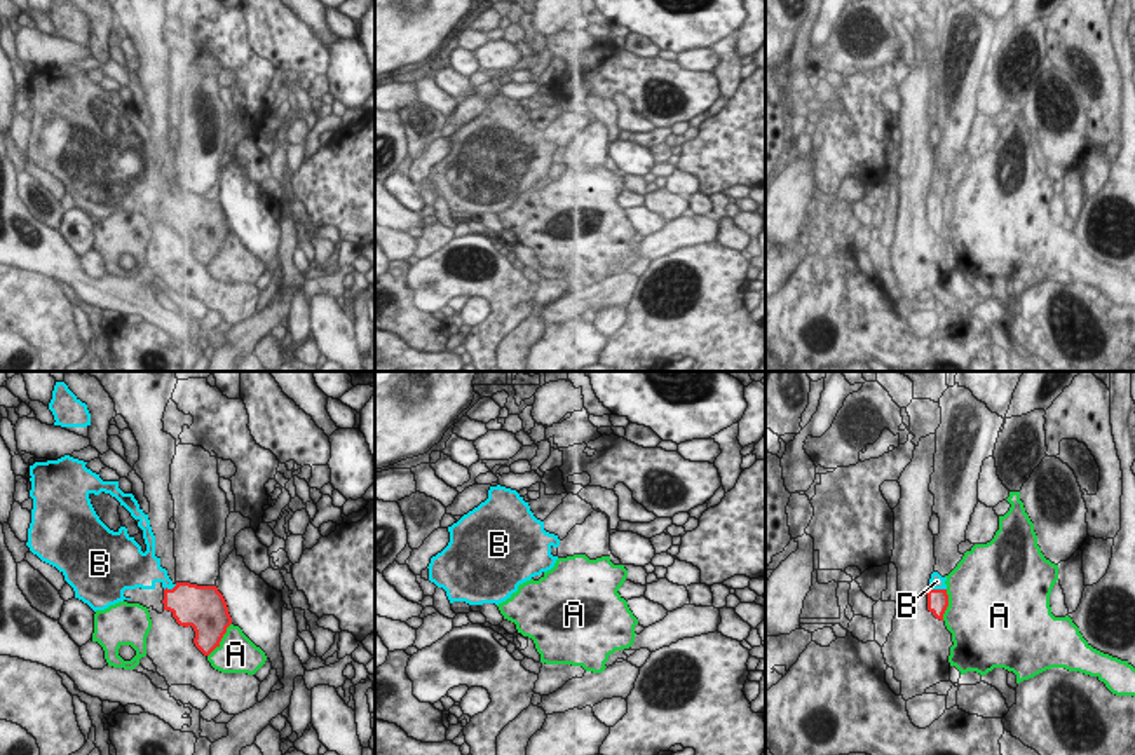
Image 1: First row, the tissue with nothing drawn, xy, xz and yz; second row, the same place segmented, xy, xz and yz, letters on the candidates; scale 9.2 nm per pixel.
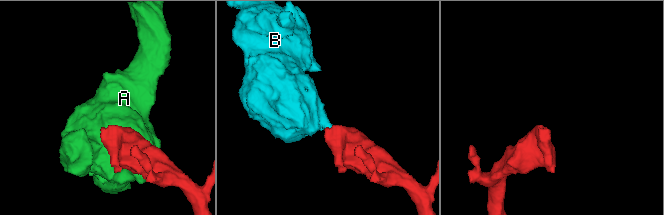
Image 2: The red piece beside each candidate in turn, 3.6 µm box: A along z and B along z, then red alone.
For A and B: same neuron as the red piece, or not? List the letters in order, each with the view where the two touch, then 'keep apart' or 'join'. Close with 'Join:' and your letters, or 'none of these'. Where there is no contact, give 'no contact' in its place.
A: meets red in xy; keep apart
B: meets red in yz; join
Join: B

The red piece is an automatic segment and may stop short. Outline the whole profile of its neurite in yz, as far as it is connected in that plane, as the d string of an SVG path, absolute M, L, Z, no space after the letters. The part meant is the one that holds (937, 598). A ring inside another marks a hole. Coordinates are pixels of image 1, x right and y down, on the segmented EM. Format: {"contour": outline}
{"contour": "M938 572L931 574L928 595L928 610L940 621L943 621L943 614L948 607L947 595L947 577L941 577Z"}

